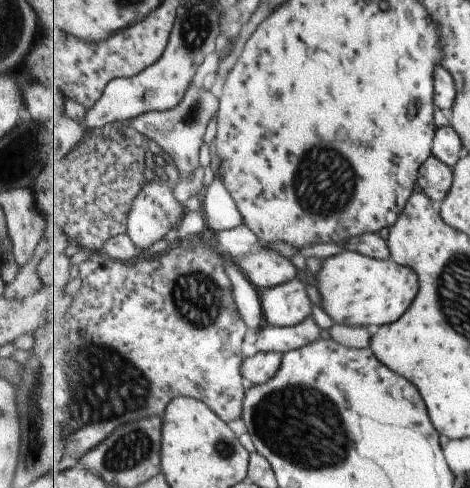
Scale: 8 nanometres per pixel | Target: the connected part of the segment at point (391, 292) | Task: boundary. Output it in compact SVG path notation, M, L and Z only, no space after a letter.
M347 250L341 254L331 256L322 261L322 267L316 274L316 288L318 289L322 309L330 316L333 324L349 324L349 326L375 326L397 322L414 304L420 290L419 276L415 268L397 264L395 260L380 260L357 251Z

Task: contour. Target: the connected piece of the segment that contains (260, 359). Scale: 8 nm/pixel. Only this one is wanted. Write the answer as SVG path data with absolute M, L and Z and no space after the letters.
M258 351L243 362L243 377L252 385L261 385L271 381L283 364L281 352Z

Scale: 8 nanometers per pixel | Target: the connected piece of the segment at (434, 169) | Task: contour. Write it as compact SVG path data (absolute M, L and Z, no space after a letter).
M434 155L419 170L419 187L426 193L431 201L437 205L442 204L452 190L454 172L447 164L440 162Z

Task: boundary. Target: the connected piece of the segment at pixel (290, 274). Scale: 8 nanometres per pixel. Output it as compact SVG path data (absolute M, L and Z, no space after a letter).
M261 244L255 252L247 254L238 263L245 277L257 290L269 290L285 282L291 282L299 274L291 260L266 244Z

